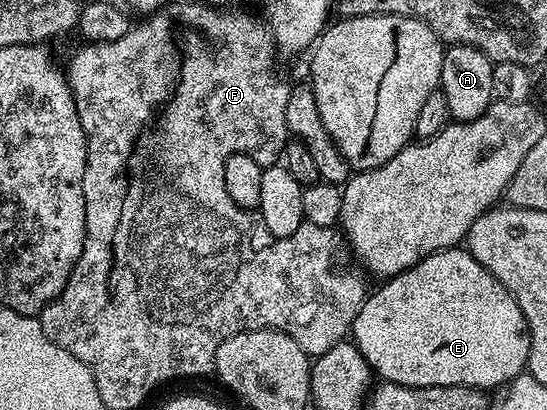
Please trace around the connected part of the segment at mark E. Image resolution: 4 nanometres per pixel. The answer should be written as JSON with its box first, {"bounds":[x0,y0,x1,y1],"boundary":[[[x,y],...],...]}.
{"bounds":[350,249,528,391],"boundary":[[[466,249],[451,251],[435,251],[430,257],[418,261],[410,269],[385,279],[379,284],[376,292],[369,294],[364,300],[358,317],[354,317],[350,332],[351,342],[366,357],[369,367],[383,382],[397,383],[407,387],[433,387],[434,385],[462,385],[463,387],[477,387],[479,391],[488,391],[492,387],[503,388],[505,385],[525,374],[528,366],[528,323],[524,320],[522,309],[513,295],[497,279],[491,275],[480,262]]]}

